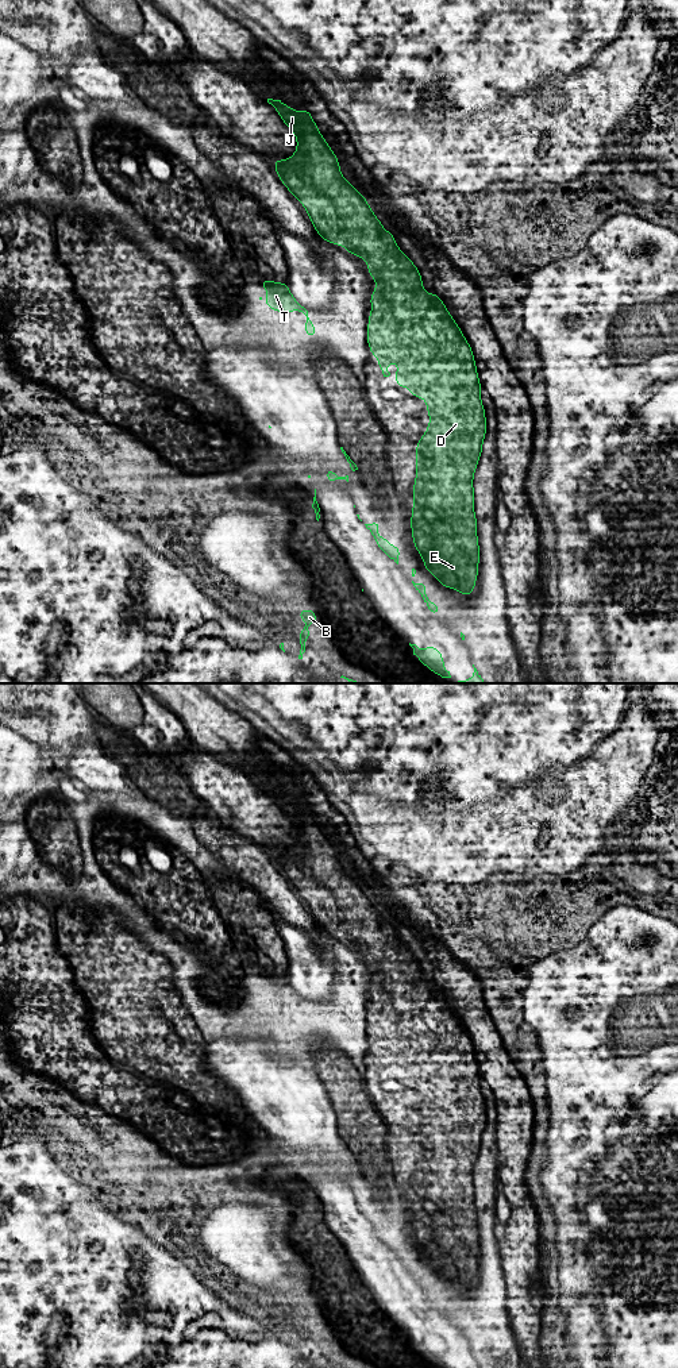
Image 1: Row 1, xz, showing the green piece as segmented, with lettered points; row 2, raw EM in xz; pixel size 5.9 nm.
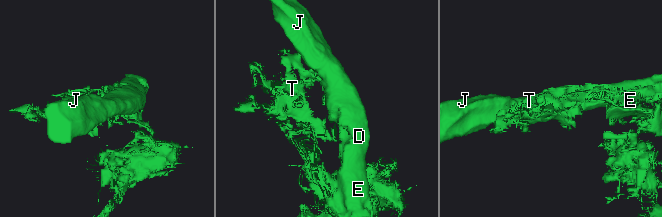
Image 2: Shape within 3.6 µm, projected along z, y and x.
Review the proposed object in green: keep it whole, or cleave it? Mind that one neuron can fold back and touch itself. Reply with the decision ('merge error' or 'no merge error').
no merge error

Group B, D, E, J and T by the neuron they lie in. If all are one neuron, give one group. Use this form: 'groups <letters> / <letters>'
groups B D E J T

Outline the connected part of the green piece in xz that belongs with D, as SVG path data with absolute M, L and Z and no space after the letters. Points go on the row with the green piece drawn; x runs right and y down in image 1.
M267 99L284 123L297 138L297 150L290 159L278 159L273 163L280 180L289 192L304 205L315 230L323 240L339 244L359 258L365 258L371 278L377 281L371 293L373 307L367 324L367 344L378 359L384 377L390 373L386 366L397 362L396 385L409 388L412 397L423 397L429 415L429 425L416 446L416 479L413 485L413 509L411 517L412 537L416 550L424 560L424 567L440 585L455 589L463 598L473 593L478 575L479 546L477 537L477 519L474 513L473 478L478 465L482 442L486 435L486 417L481 401L481 385L470 344L461 328L451 317L439 296L429 296L421 286L419 269L398 248L393 234L386 231L369 207L366 197L347 182L339 167L339 161L319 132L309 111L297 112L281 100Z

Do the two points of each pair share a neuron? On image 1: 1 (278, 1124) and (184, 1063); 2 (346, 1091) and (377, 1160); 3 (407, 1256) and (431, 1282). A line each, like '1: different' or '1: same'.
1: different
2: same
3: same

